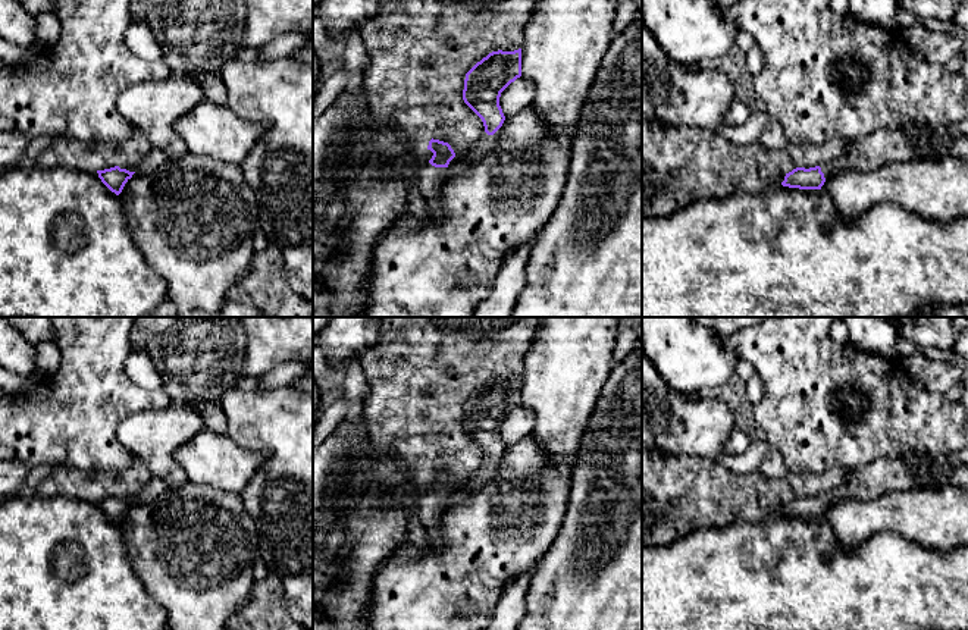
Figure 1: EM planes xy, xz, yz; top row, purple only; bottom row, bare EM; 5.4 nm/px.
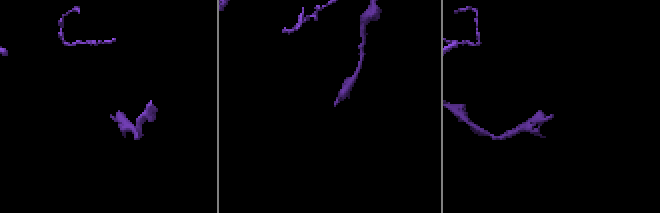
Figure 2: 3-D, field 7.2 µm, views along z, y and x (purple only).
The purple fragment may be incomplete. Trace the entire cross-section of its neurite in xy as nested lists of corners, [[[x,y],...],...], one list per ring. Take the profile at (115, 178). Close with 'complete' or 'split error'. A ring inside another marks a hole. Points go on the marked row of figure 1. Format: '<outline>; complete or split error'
[[[119,166],[97,170],[101,182],[116,195],[119,195],[125,187],[125,184],[132,178],[135,172],[129,172],[126,169],[120,169]]]; complete

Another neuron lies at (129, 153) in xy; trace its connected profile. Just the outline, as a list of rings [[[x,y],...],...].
[[[134,128],[131,137],[115,147],[118,166],[135,172],[142,157],[153,148],[148,137],[138,128]]]

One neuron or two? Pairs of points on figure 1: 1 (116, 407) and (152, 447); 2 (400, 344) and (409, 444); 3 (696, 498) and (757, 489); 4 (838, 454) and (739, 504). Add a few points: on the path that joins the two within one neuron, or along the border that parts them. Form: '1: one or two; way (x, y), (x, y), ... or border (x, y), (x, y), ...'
1: two; border (160, 408), (131, 413), (118, 426), (116, 439)
2: one; way (409, 369), (409, 419)
3: one; way (711, 497), (742, 497)
4: two; border (790, 475), (802, 479)

